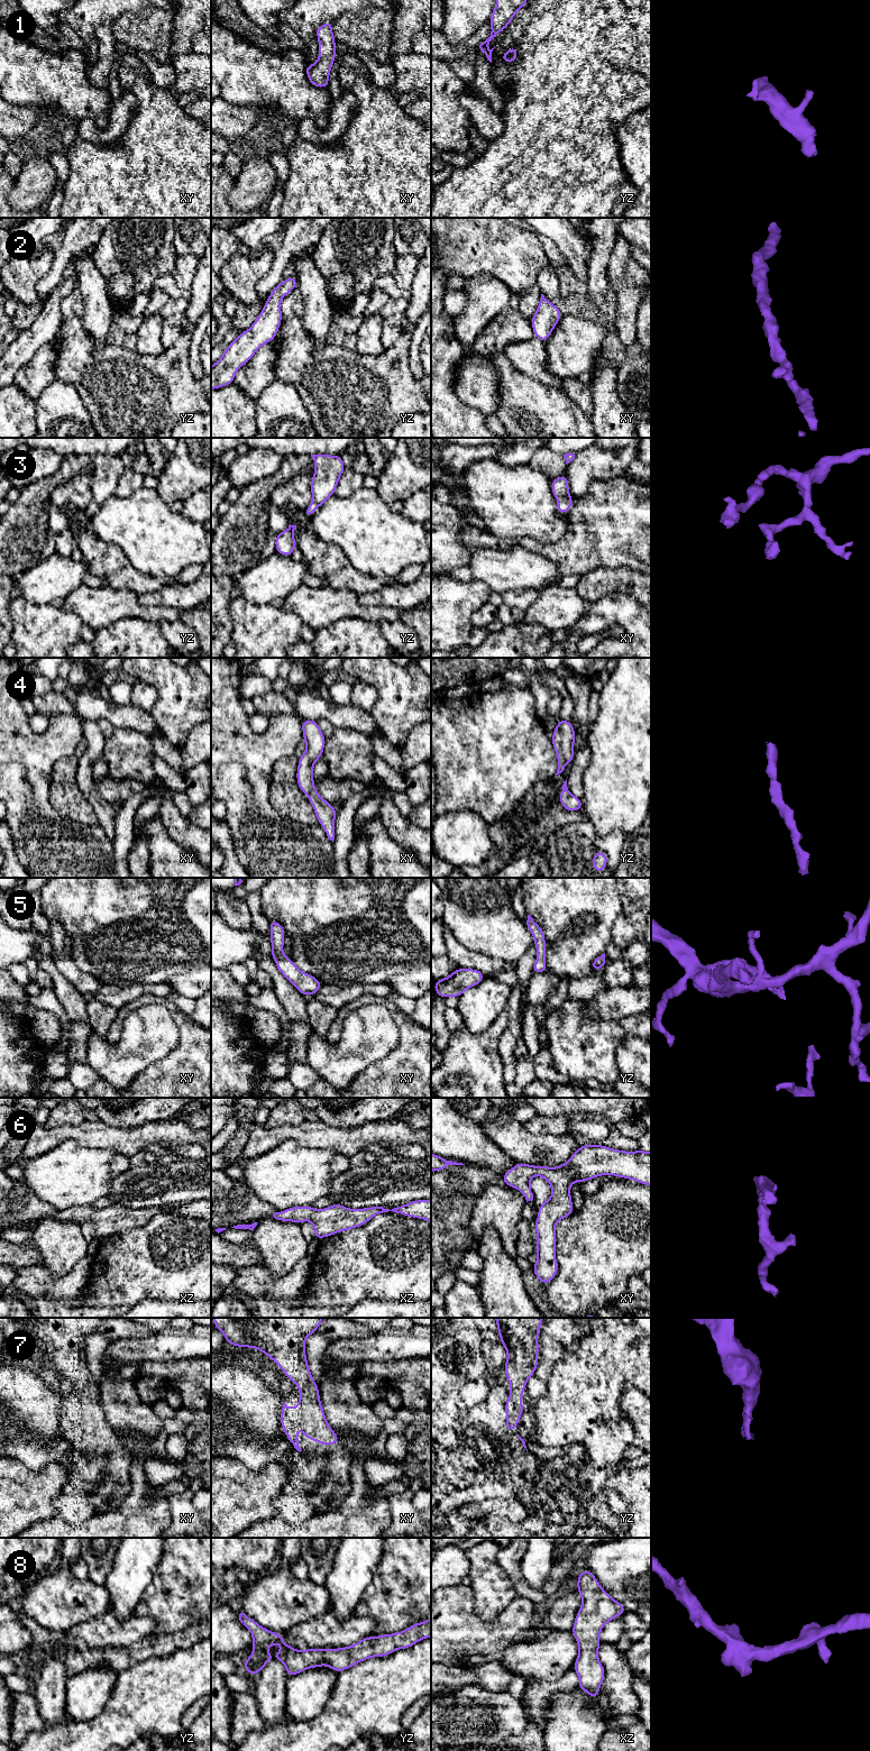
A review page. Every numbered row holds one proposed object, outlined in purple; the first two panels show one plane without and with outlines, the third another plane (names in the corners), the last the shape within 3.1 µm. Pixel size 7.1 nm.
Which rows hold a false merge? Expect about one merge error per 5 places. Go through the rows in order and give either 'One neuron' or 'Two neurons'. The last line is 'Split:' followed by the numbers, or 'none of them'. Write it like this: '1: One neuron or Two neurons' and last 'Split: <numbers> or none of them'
1: One neuron
2: One neuron
3: One neuron
4: One neuron
5: One neuron
6: One neuron
7: One neuron
8: One neuron
Split: none of them

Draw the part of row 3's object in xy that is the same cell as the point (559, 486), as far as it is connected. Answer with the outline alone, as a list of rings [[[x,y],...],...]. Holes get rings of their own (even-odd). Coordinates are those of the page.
[[[566,474],[551,480],[551,489],[558,502],[557,511],[559,514],[566,514],[574,504],[574,499],[569,496],[568,478]]]

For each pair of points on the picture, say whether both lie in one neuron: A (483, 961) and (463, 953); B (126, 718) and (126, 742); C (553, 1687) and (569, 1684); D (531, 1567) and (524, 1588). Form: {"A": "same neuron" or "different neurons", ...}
{"A": "same neuron", "B": "different neurons", "C": "same neuron", "D": "different neurons"}

